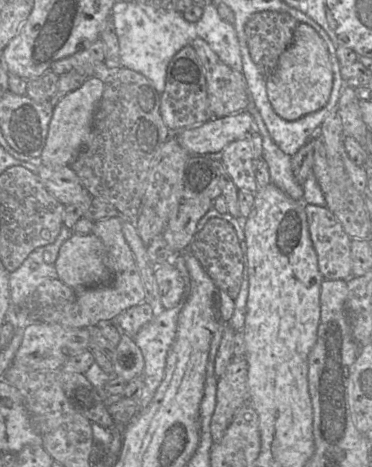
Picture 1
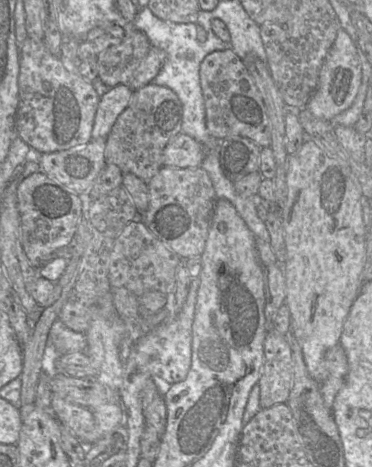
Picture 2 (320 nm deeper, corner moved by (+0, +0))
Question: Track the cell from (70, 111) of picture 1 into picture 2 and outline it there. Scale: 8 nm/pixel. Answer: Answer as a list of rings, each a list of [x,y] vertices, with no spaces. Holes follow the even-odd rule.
[[[119,84],[111,87],[100,97],[92,129],[92,140],[107,137],[119,115],[129,105],[133,92],[128,85]]]

